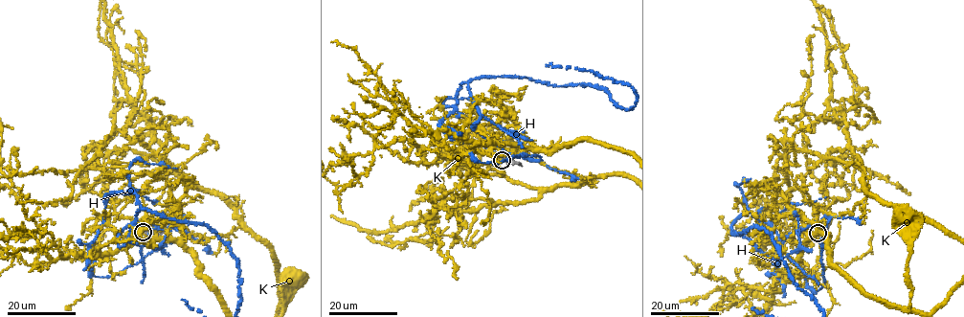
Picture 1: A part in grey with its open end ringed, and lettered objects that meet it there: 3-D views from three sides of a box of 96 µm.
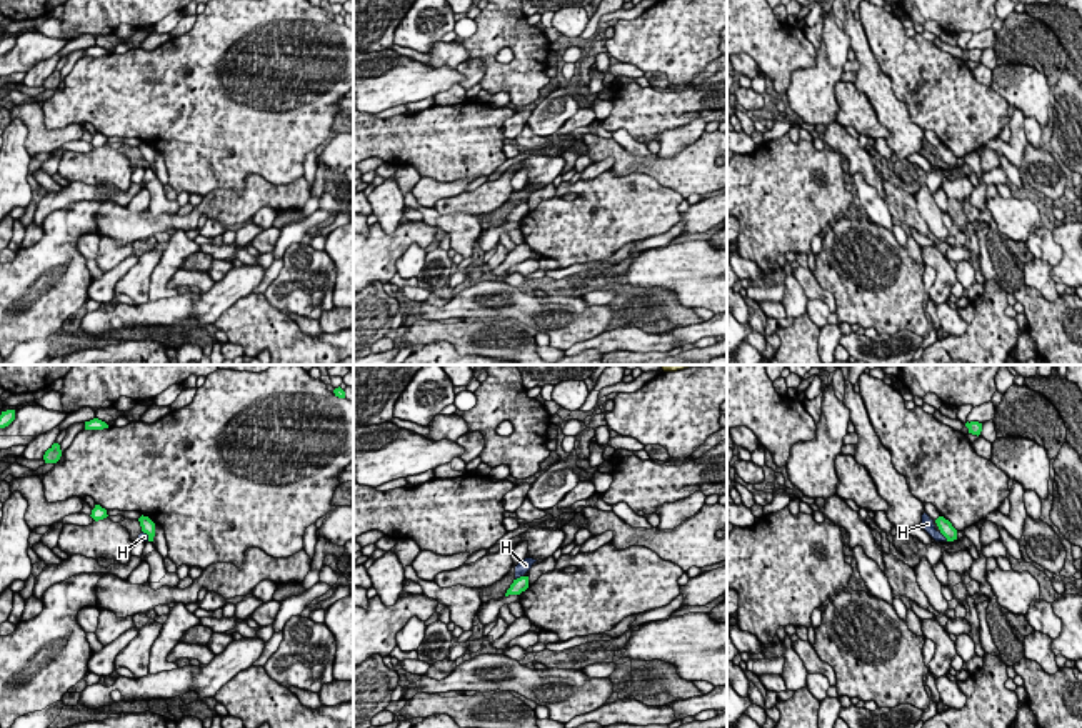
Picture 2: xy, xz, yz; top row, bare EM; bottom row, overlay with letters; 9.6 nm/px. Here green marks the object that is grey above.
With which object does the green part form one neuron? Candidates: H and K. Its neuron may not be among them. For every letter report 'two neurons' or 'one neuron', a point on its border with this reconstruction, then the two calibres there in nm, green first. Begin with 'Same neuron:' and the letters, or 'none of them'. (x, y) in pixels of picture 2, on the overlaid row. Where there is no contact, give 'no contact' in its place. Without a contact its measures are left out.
Same neuron: none of them
H: two neurons; meets green in yz at (944, 535); 140 nm thick on the green side, 120 nm on the other
K: two neurons; no contact

